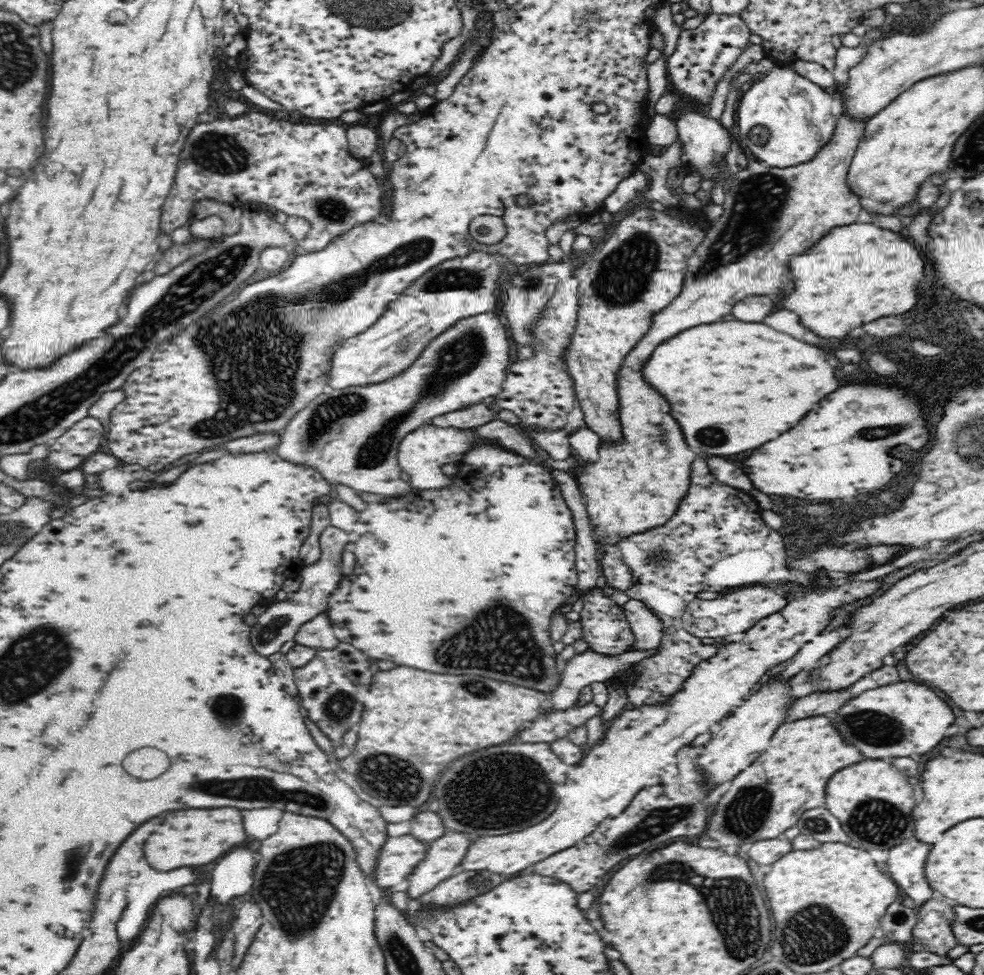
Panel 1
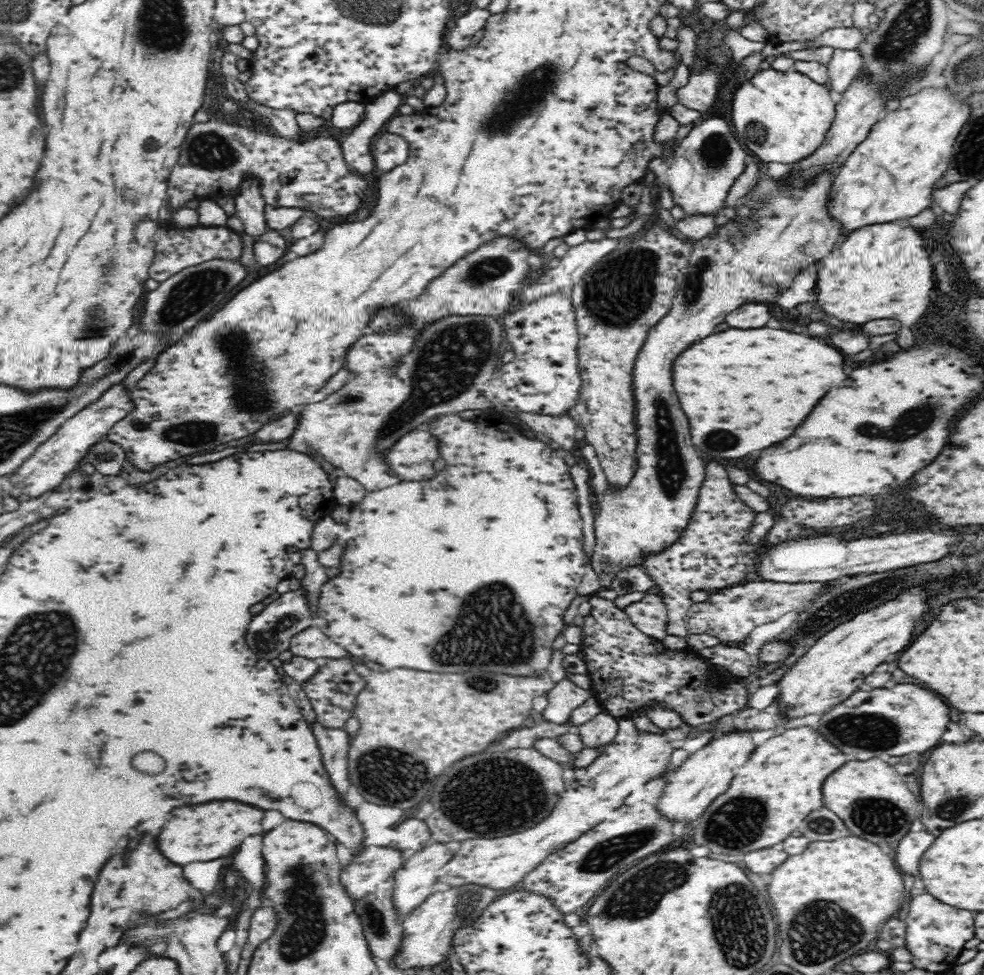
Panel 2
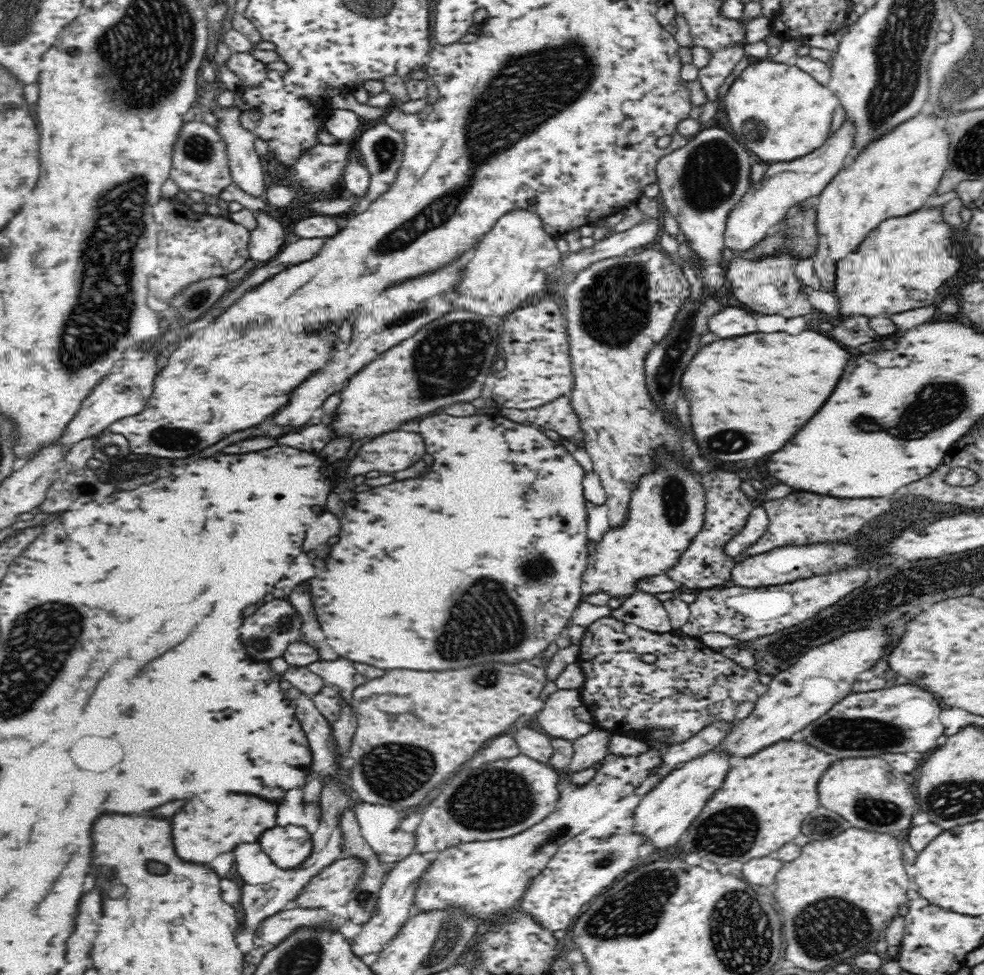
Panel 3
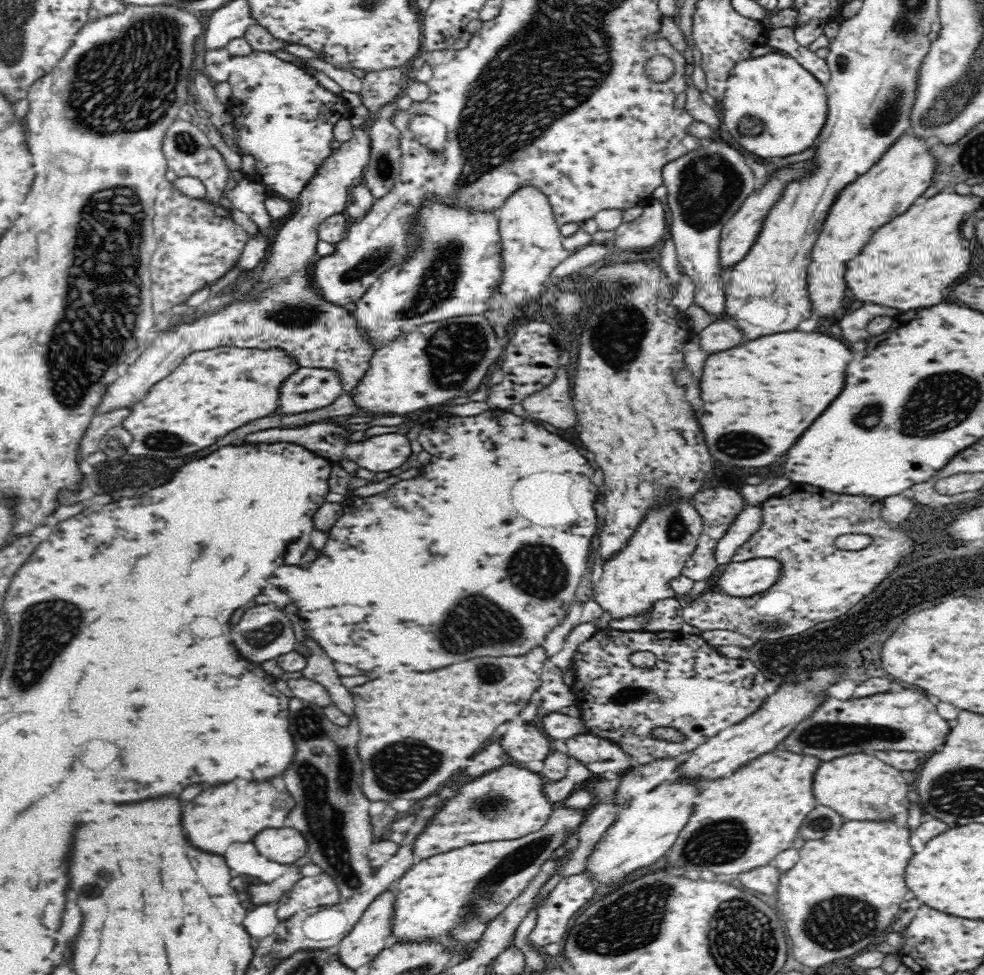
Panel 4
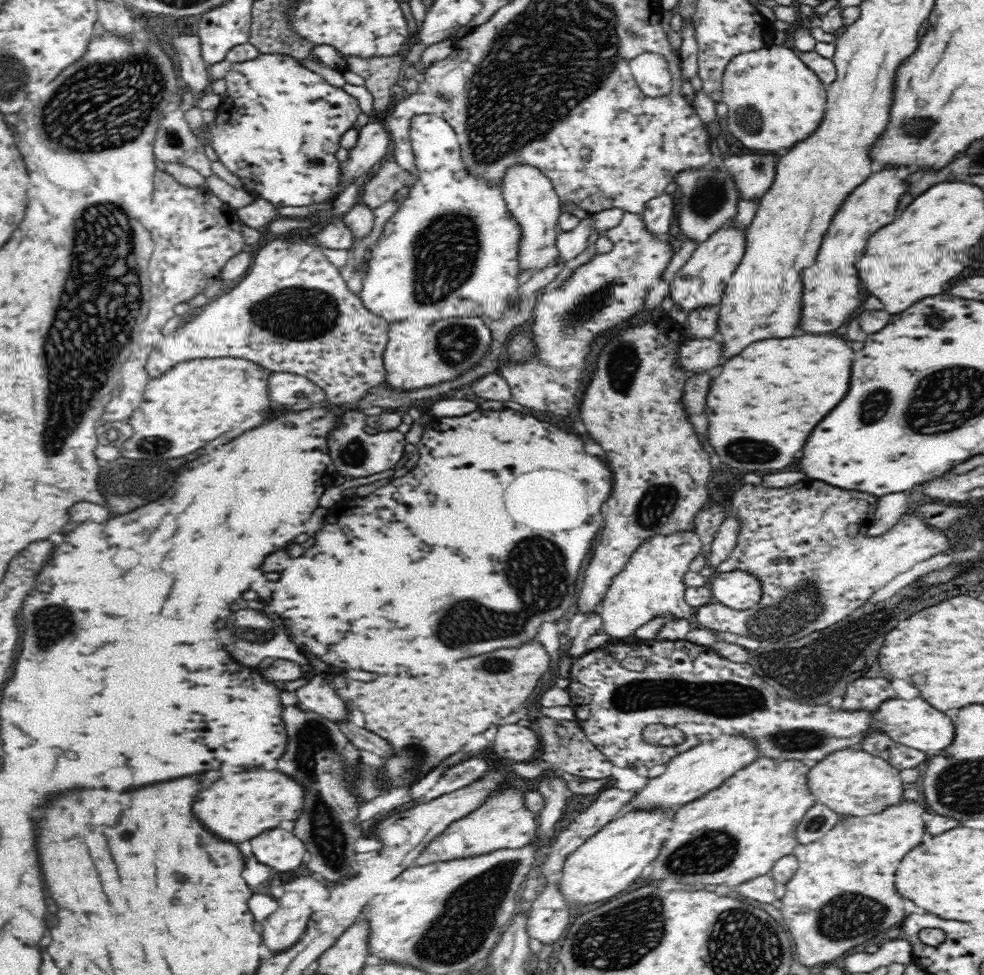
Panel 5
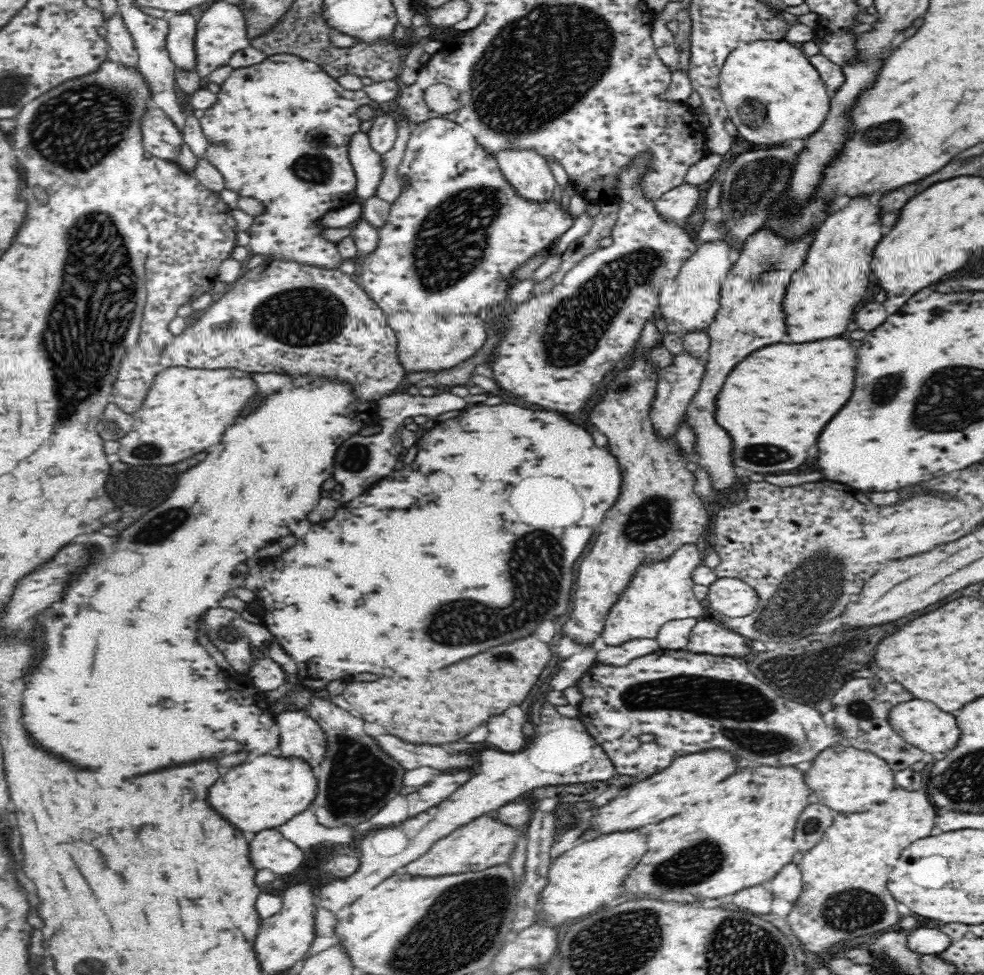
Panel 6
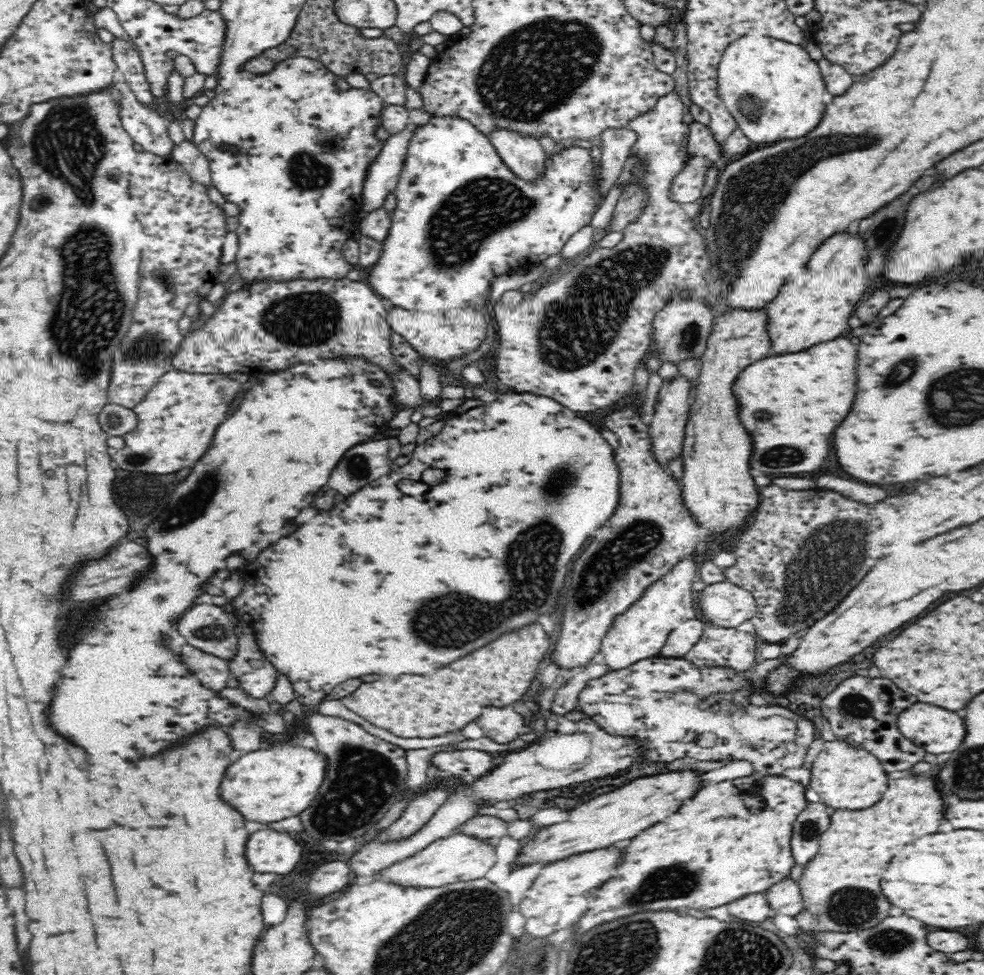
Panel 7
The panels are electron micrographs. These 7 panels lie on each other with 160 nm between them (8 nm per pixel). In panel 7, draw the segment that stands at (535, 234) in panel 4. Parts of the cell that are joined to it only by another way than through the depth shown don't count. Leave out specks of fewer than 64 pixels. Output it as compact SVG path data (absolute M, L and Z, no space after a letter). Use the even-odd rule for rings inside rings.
M506 129L495 130L488 137L502 162L516 177L533 183L544 174L549 159L538 139Z

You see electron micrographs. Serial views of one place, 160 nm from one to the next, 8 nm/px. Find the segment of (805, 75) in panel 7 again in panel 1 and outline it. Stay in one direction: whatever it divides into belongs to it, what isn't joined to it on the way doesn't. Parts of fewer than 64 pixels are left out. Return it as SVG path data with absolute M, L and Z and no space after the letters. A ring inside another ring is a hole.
M789 65L775 66L765 78L752 81L748 92L742 93L736 112L736 147L747 153L750 150L752 158L756 156L755 160L774 168L788 168L815 160L820 148L830 142L837 129L832 101L828 91L798 74Z

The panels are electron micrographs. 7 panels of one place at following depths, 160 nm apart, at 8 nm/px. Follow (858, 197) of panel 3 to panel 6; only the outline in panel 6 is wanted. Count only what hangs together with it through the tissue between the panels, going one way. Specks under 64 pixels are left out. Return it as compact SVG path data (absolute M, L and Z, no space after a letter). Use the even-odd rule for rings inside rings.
M871 194L860 198L846 196L848 204L834 210L817 231L810 245L805 263L793 274L786 292L786 326L790 342L812 342L846 332L858 304L870 286L870 260L874 246L882 238L880 206L870 199Z

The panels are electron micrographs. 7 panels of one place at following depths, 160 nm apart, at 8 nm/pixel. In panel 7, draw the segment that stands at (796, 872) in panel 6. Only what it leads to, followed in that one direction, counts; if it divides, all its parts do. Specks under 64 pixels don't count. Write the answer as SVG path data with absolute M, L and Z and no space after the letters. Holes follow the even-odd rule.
M790 875L772 884L764 893L771 908L779 914L795 917L803 908L801 888Z

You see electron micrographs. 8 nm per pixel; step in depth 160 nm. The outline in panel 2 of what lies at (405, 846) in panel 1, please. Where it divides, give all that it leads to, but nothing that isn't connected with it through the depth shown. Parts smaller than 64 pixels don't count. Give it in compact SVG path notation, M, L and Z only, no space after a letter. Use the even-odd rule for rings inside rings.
M368 846L361 853L351 857L350 863L341 872L341 883L348 894L359 899L374 892L382 884L389 884L393 874L406 862L405 852L392 846Z

